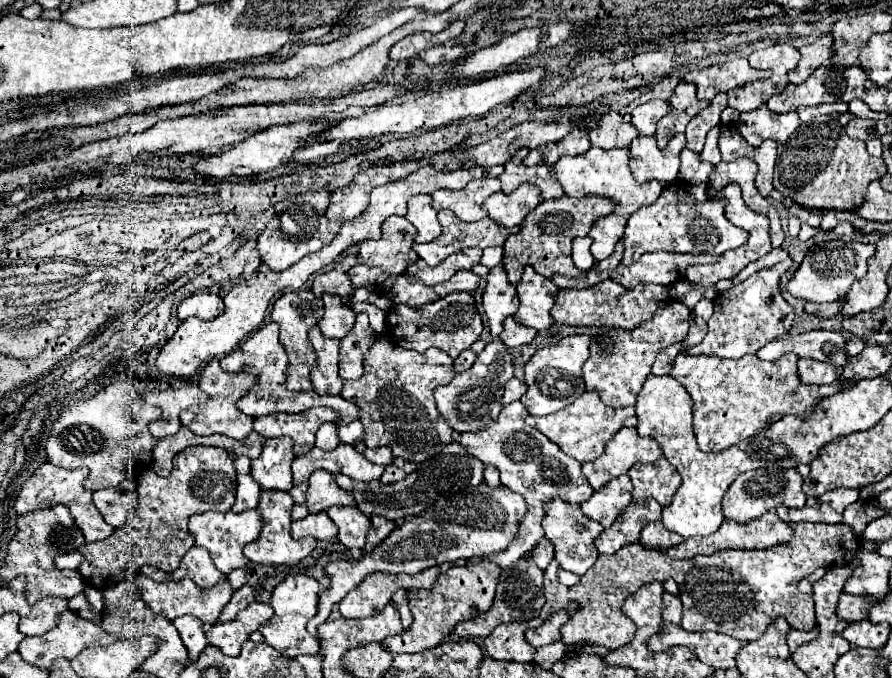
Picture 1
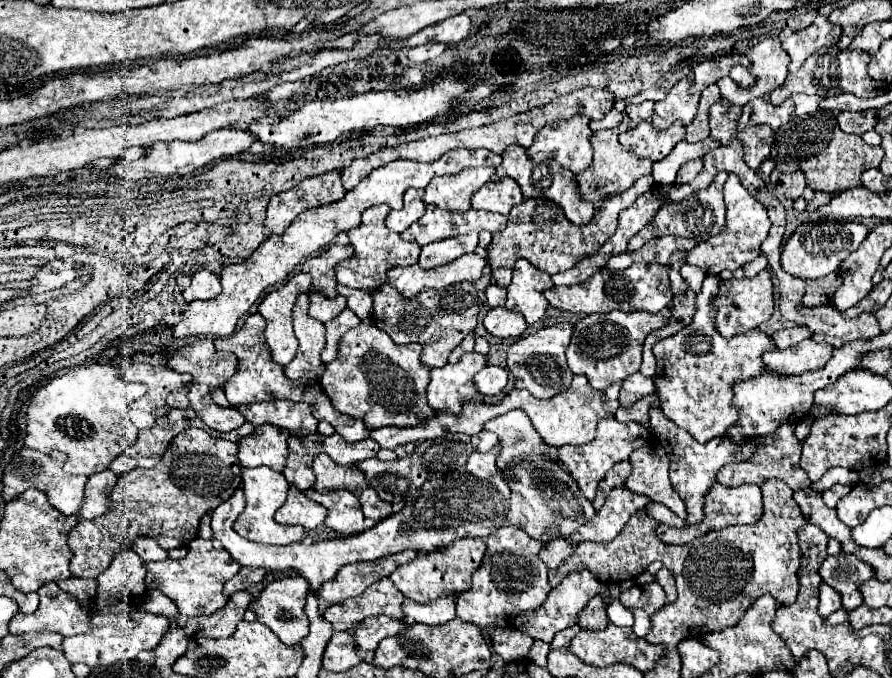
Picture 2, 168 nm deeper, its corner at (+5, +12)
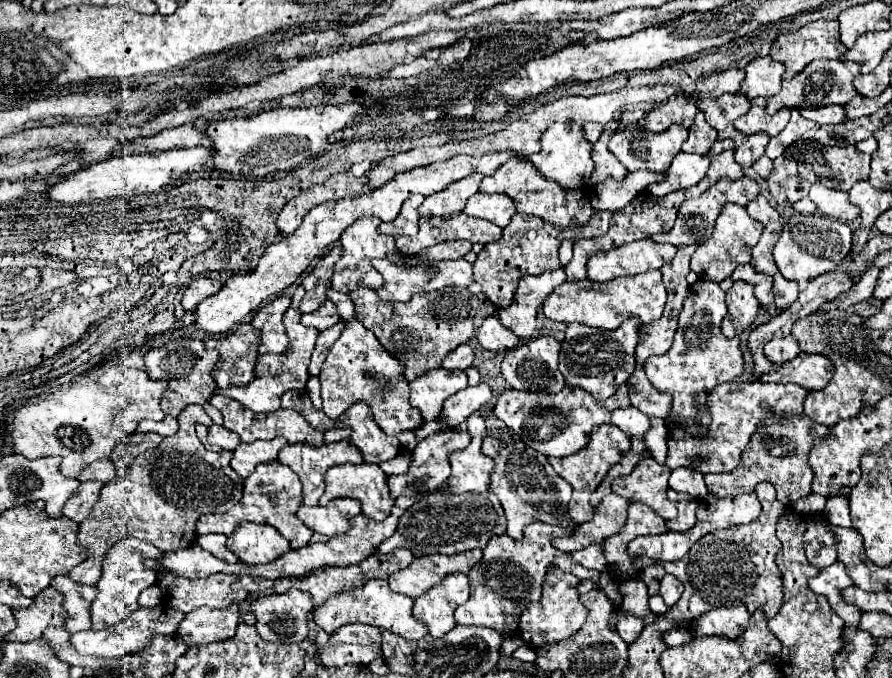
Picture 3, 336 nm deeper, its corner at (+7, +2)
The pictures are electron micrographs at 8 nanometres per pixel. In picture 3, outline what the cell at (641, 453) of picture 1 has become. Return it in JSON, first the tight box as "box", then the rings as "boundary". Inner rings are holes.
{"box":[549,424,629,524],"boundary":[[[601,424],[601,426],[597,426],[597,430],[593,430],[589,444],[583,450],[579,450],[577,454],[571,454],[565,458],[549,458],[555,472],[573,486],[573,496],[571,496],[571,506],[569,506],[569,514],[573,520],[577,520],[581,524],[581,522],[589,522],[589,518],[593,518],[593,506],[589,502],[589,496],[603,482],[607,470],[611,466],[615,466],[617,462],[621,462],[621,458],[627,452],[629,452],[629,436],[613,424]]]}

